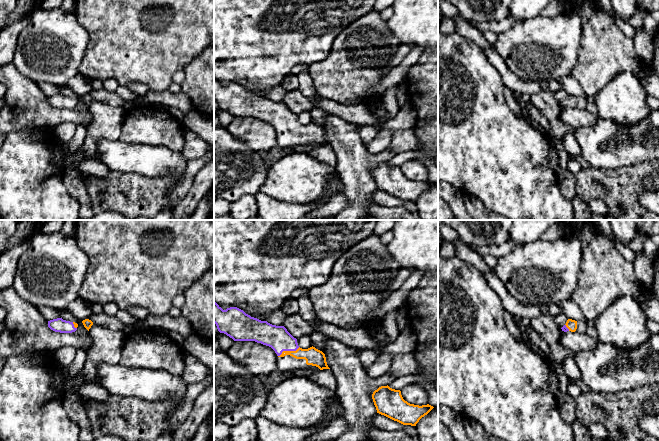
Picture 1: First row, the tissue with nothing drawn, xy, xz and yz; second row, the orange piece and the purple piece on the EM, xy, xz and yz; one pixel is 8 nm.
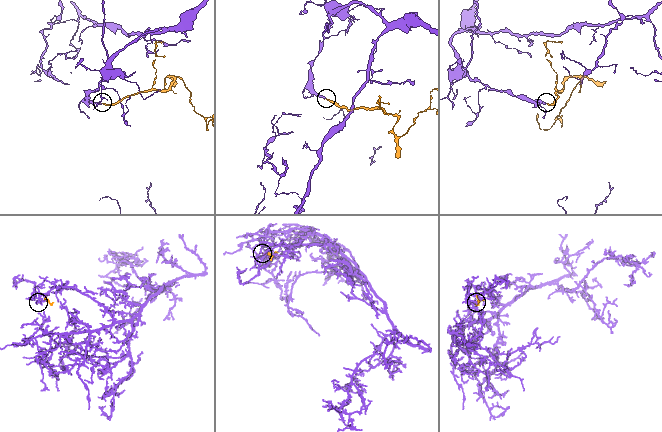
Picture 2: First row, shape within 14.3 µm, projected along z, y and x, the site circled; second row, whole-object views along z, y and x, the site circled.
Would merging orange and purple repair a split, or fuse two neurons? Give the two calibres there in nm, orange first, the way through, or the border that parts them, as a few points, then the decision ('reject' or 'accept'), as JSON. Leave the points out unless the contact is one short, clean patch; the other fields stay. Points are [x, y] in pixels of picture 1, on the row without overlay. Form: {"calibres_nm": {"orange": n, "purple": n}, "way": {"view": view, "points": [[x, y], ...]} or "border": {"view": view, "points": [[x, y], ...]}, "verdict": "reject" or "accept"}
{"calibres_nm": {"orange": 140, "purple": 190}, "way": {"view": "xz", "points": [[313, 132], [288, 127], [278, 114]]}, "verdict": "accept"}

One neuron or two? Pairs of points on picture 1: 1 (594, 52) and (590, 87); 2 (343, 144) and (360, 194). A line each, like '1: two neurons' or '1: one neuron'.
1: one neuron
2: one neuron

